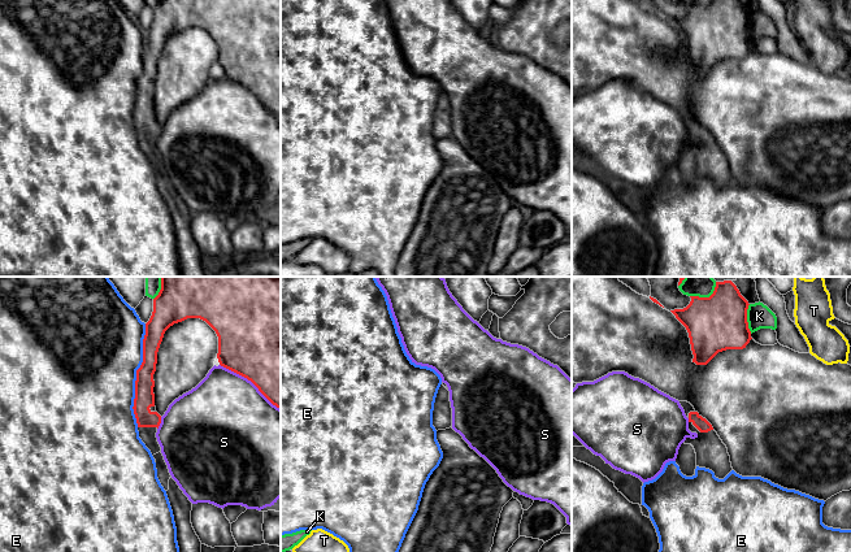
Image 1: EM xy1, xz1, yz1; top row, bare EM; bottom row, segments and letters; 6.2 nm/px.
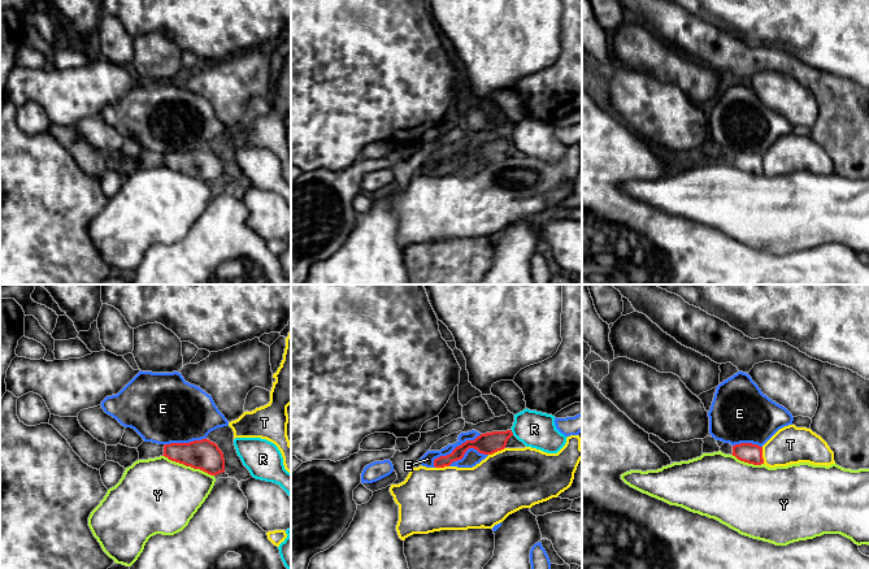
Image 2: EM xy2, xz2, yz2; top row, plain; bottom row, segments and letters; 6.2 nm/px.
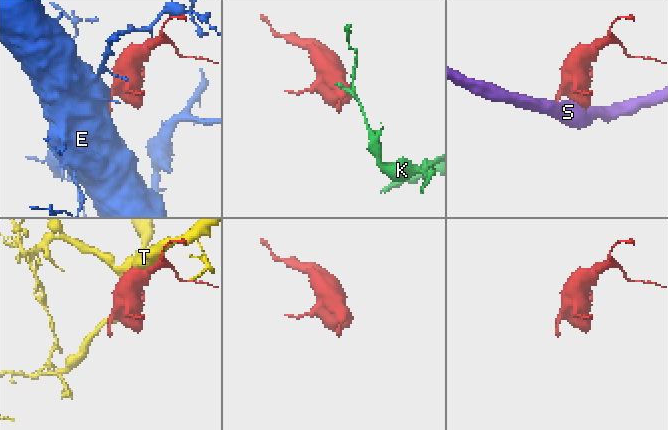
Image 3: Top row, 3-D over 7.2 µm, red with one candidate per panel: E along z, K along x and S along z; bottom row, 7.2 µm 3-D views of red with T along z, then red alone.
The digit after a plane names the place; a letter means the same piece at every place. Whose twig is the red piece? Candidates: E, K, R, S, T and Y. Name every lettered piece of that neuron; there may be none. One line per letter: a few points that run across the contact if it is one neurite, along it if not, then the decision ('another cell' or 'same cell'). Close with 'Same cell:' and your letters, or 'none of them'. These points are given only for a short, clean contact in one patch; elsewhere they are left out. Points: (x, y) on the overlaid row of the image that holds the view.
E: another cell
K: another cell
R: xz2 (511, 429), (513, 434) | another cell
S: another cell
T: another cell
Y: another cell
Same cell: none of them

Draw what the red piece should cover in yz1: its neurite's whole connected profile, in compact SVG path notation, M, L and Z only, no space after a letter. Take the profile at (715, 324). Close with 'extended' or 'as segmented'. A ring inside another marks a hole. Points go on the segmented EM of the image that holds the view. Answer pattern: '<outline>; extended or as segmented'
M731 281L716 282L715 291L709 297L690 297L691 301L686 308L670 312L689 332L694 355L692 362L707 365L718 352L746 348L752 339L747 322L750 304Z; as segmented

